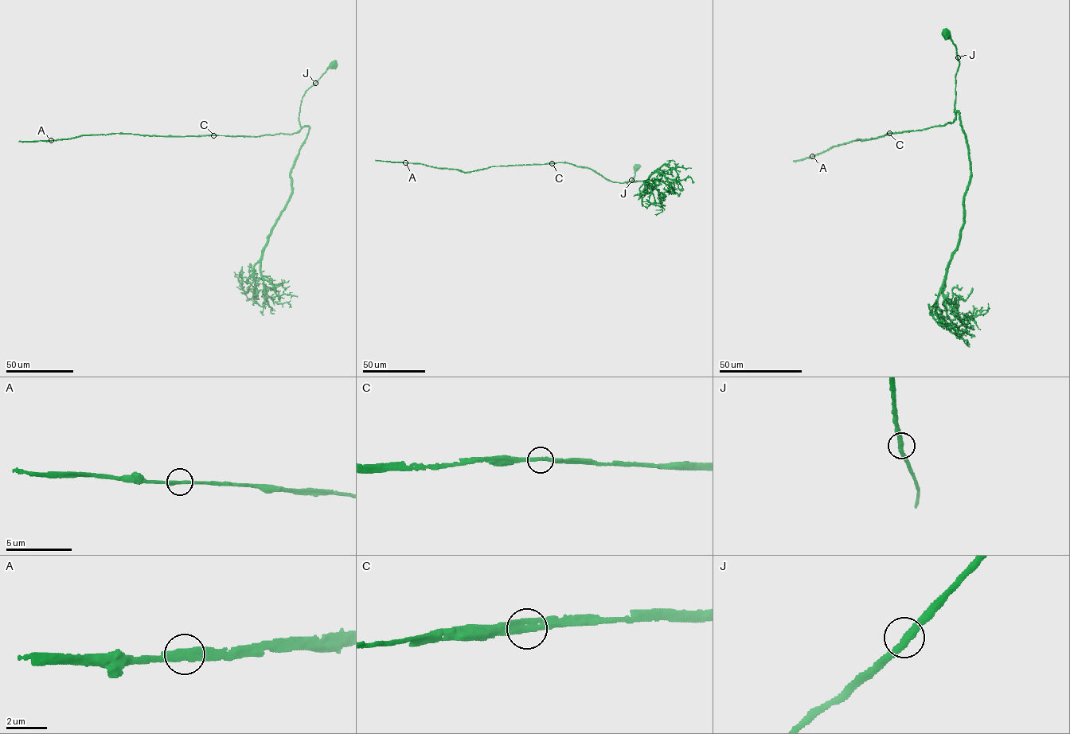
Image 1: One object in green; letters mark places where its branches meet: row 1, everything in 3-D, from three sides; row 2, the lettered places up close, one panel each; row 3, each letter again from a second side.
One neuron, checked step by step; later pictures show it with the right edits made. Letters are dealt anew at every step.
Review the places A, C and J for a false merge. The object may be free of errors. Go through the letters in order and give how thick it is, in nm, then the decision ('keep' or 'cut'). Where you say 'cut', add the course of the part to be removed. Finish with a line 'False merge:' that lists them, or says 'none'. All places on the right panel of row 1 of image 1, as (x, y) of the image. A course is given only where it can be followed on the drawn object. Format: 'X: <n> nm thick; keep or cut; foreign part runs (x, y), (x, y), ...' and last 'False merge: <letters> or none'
A: 360 nm thick; keep
C: 360 nm thick; keep
J: 360 nm thick; keep
False merge: none

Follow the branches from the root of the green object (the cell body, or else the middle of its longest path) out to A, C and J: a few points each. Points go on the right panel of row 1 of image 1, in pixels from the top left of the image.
A: (945, 34), (954, 46), (959, 62), (955, 77), (956, 116), (953, 122), (919, 130), (851, 141), (812, 156)
C: (945, 34), (954, 46), (959, 62), (955, 77), (954, 121), (919, 130), (889, 134)
J: (945, 34), (954, 46), (958, 57)

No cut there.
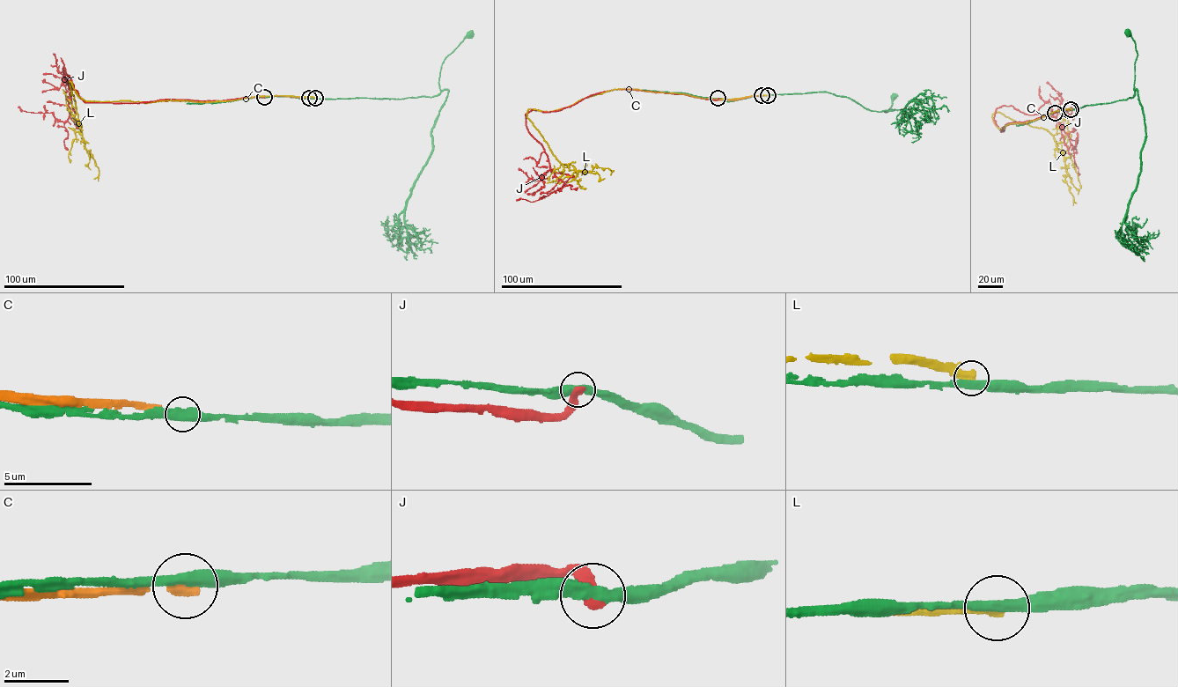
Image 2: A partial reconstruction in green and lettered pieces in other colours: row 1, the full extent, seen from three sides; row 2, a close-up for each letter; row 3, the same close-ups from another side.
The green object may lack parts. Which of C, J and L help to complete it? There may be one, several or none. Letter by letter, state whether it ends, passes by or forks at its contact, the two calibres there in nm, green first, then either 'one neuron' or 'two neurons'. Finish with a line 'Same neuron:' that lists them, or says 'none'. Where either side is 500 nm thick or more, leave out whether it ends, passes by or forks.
C: it ends; calibres 440 and 320 nm; two neurons
J: it ends; calibres 360 and 480 nm; two neurons
L: it ends; calibres 340 and 400 nm; two neurons
Same neuron: none

